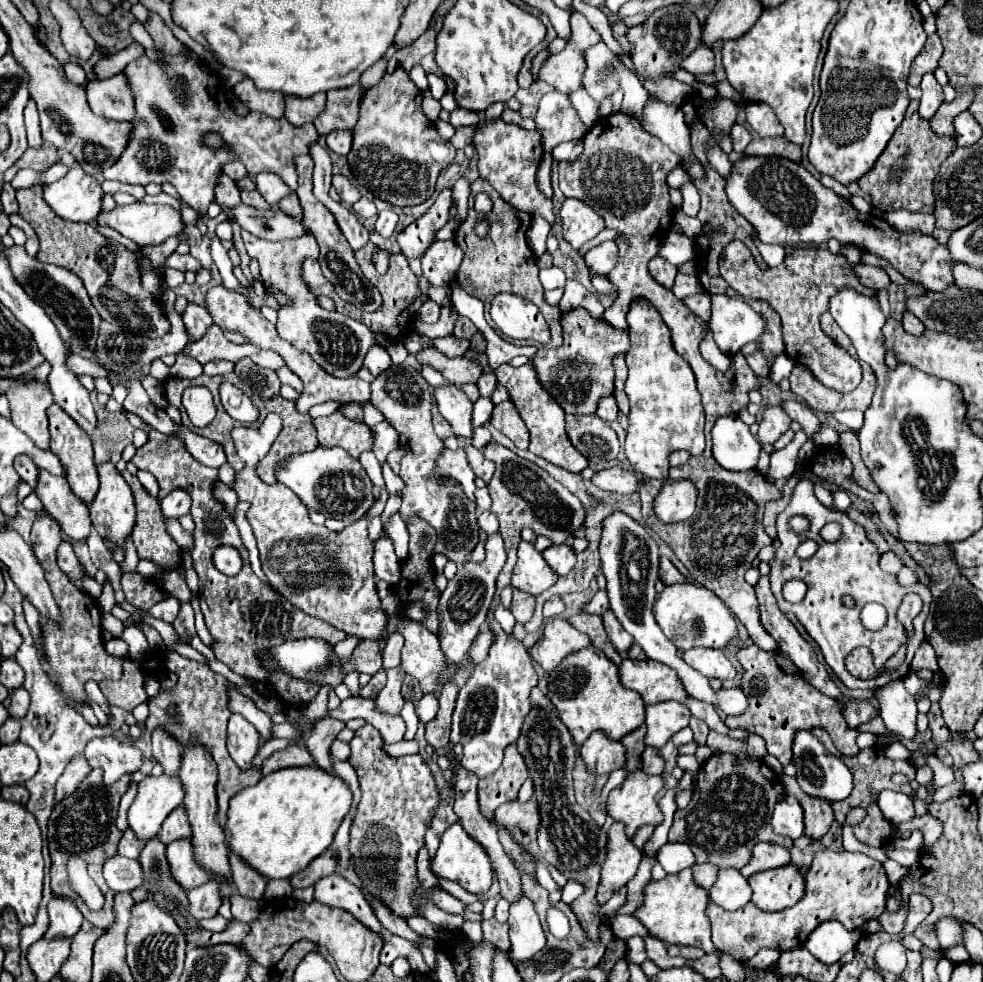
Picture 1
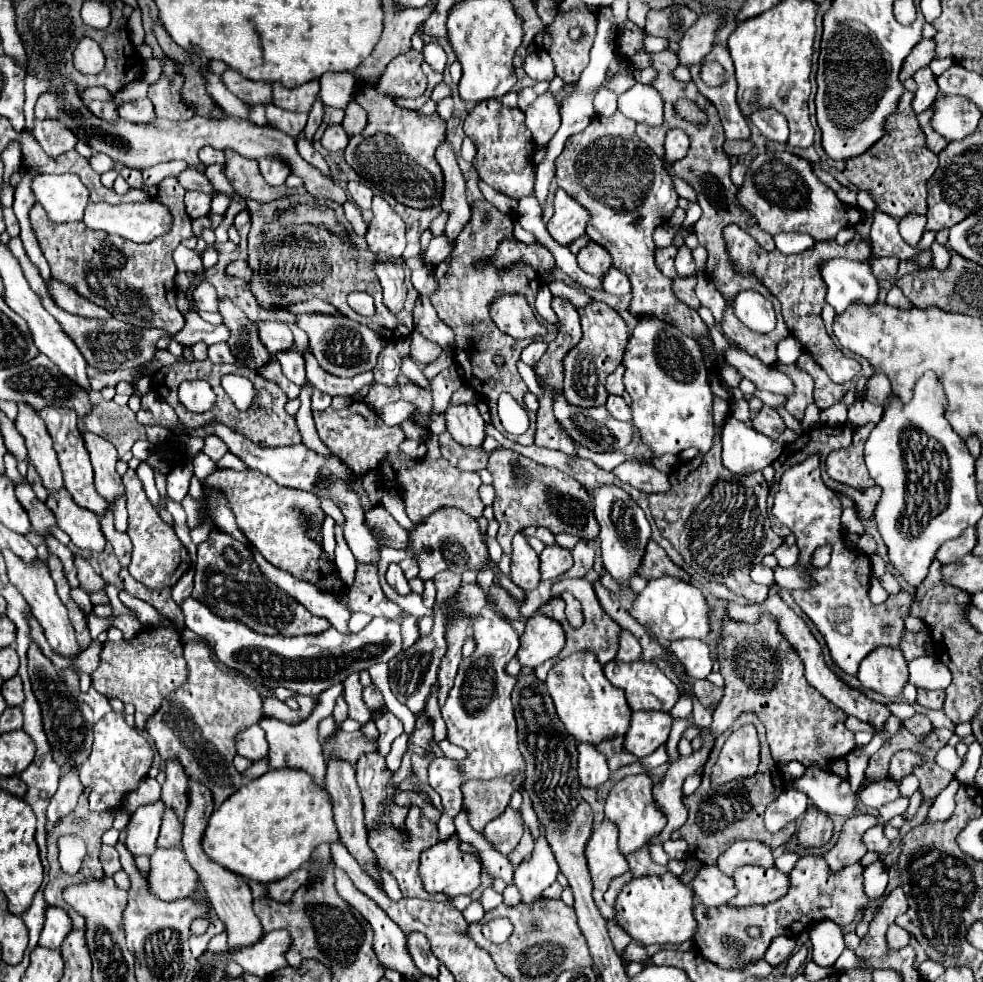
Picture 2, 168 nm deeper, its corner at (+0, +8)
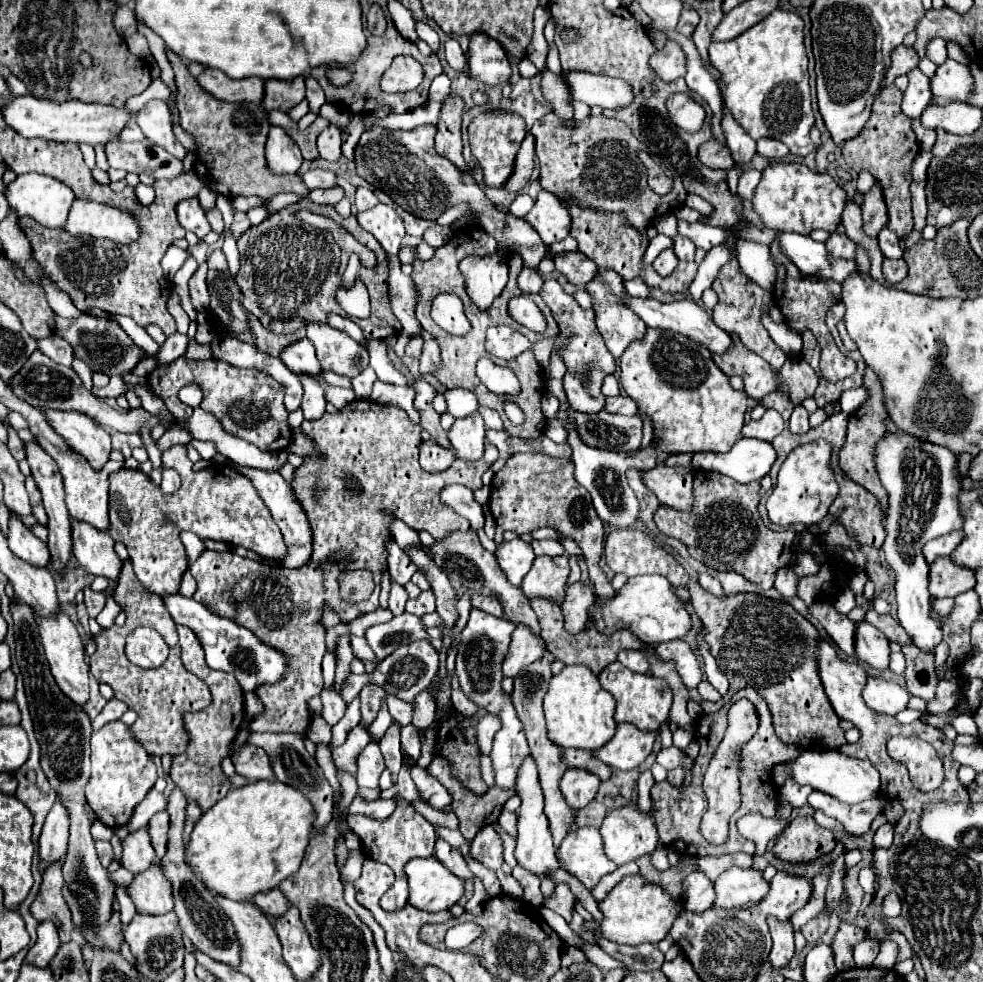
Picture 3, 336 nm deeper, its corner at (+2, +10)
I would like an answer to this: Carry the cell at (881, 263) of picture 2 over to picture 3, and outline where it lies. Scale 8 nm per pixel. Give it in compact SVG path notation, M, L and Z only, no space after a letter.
M884 258L882 272L884 272L884 278L890 284L896 284L902 278L906 278L906 262L904 260L888 260L888 258Z

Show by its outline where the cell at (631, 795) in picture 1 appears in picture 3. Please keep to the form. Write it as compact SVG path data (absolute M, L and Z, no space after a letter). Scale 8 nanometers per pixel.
M630 802L622 808L614 808L606 814L602 826L600 826L600 834L604 838L604 852L606 856L616 862L618 866L632 862L644 854L652 854L658 848L658 830L654 824L654 818L646 812L640 812L638 804Z

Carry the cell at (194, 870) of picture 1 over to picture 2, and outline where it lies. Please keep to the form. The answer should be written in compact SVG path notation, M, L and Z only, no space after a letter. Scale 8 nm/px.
M158 848L150 856L150 872L146 876L150 892L162 902L174 902L196 890L198 874L186 864L180 848Z

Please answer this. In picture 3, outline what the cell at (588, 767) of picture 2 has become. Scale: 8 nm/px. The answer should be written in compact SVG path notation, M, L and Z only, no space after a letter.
M566 770L560 780L560 790L574 810L584 808L598 792L600 778L588 774L588 770Z

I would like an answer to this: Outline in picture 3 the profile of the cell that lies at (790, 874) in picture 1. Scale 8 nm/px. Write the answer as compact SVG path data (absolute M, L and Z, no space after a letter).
M738 866L720 874L714 884L716 884L714 906L728 910L752 908L770 890L770 884L764 880L762 872L754 868L738 868Z

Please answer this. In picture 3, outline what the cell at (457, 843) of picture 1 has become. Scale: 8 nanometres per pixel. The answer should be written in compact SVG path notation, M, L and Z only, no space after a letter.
M436 856L412 858L404 870L410 886L408 904L420 910L446 910L464 894L464 880L444 868Z

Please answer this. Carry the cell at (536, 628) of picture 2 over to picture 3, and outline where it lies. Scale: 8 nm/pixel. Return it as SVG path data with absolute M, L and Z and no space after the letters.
M516 626L510 642L510 650L502 662L504 676L516 676L522 668L540 660L546 652L546 642L540 634L528 630L528 626Z

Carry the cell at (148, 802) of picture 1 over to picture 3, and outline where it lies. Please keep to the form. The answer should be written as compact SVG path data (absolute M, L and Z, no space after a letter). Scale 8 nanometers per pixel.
M148 826L138 828L136 832L130 832L122 840L122 848L124 848L122 866L134 874L144 872L156 860L156 854L148 838Z

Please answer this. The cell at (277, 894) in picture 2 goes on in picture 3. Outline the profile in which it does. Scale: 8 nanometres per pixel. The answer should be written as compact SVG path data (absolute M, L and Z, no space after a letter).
M280 888L268 890L268 894L256 894L256 898L252 898L252 902L254 902L262 912L272 914L272 916L286 914L286 912L288 912L288 906L290 906L290 902L286 900L286 896L282 894Z

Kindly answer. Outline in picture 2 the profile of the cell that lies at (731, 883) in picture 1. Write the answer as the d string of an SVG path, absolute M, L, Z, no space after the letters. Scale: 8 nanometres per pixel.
M702 866L700 872L690 882L694 896L708 906L722 906L734 898L734 884L732 876L718 872L716 866Z

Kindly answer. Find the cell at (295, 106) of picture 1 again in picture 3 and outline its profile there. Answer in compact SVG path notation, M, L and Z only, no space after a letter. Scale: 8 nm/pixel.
M304 76L294 78L294 80L288 80L288 82L266 80L262 106L266 110L282 110L282 112L288 112L292 106L300 104L306 98L304 80L306 80Z

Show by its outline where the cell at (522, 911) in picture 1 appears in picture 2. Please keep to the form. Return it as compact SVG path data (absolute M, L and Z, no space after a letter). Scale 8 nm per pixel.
M540 824L540 836L532 850L532 858L522 862L514 872L514 884L522 894L522 902L528 904L534 902L534 898L540 898L544 888L548 888L556 880L558 872L558 864L546 840L544 824Z

